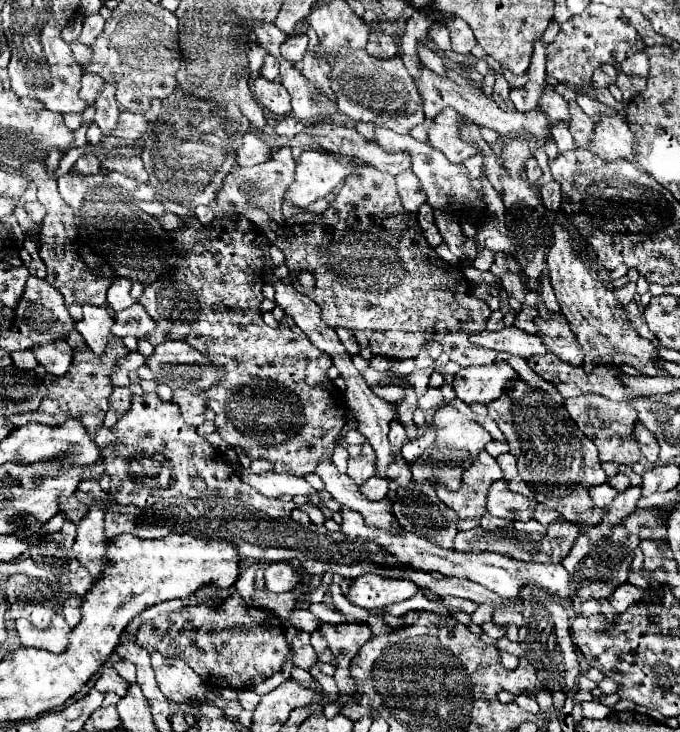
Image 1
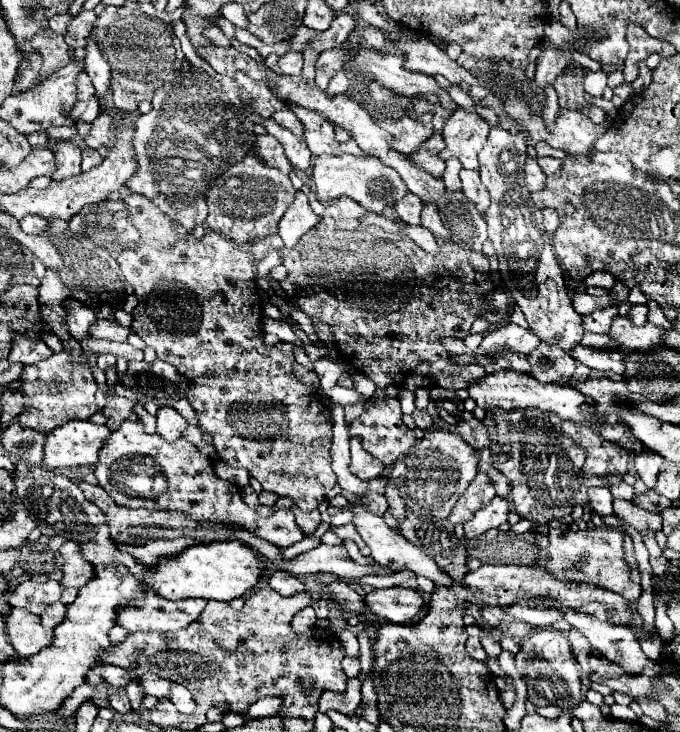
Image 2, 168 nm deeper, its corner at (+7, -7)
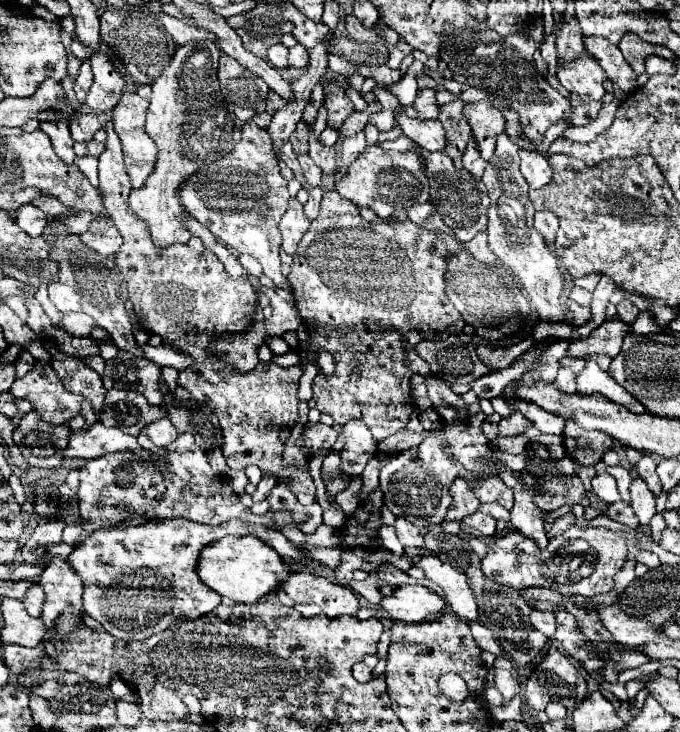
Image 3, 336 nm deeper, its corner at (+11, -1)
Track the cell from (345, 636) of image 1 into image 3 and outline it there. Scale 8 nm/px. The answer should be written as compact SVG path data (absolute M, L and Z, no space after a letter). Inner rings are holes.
M363 661L352 667L352 674L357 681L366 683L372 678L372 670Z

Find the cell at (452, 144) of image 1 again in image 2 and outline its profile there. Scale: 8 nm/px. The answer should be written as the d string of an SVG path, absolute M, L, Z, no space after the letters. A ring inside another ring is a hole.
M456 109L444 125L446 149L440 153L440 157L456 157L464 169L480 169L478 153L486 143L488 131L490 125L478 113Z

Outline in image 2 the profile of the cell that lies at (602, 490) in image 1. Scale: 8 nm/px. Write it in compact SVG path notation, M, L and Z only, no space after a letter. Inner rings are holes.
M590 487L588 489L590 507L600 515L612 515L612 493L608 487Z

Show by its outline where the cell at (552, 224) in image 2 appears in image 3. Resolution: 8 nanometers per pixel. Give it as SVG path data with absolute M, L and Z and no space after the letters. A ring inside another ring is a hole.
M538 211L534 215L534 227L542 233L544 241L548 245L554 243L554 237L556 237L556 229L558 229L558 219L556 215L552 215L550 211Z

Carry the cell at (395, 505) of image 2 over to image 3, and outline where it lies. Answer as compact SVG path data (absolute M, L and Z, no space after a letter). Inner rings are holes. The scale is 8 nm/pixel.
M396 517L394 527L396 527L396 535L398 535L398 539L402 541L404 547L418 547L418 549L422 549L424 543L422 543L420 529L416 525L410 525L404 517Z

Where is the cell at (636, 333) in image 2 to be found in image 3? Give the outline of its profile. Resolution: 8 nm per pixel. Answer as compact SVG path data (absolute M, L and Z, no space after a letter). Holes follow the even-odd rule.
M606 319L588 337L570 341L568 355L570 357L584 357L584 355L602 353L602 355L614 357L620 351L624 335L628 335L628 323L624 323L620 319Z

